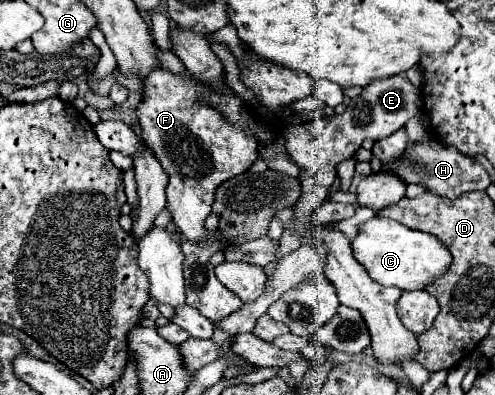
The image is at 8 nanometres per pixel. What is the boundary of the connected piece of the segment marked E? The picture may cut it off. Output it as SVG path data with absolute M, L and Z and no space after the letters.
M393 76L389 80L375 80L373 84L365 86L363 94L353 98L351 104L343 114L333 116L321 116L311 122L303 122L297 126L287 128L285 132L285 148L293 162L299 166L301 174L301 188L303 194L295 204L295 220L291 222L293 228L287 228L281 236L281 256L289 254L291 250L299 248L301 238L305 236L309 224L311 224L311 212L323 204L329 196L331 184L337 180L335 168L339 162L353 158L353 154L361 148L363 140L381 140L385 136L391 136L393 132L401 130L417 112L421 106L421 90L413 86L403 76Z

